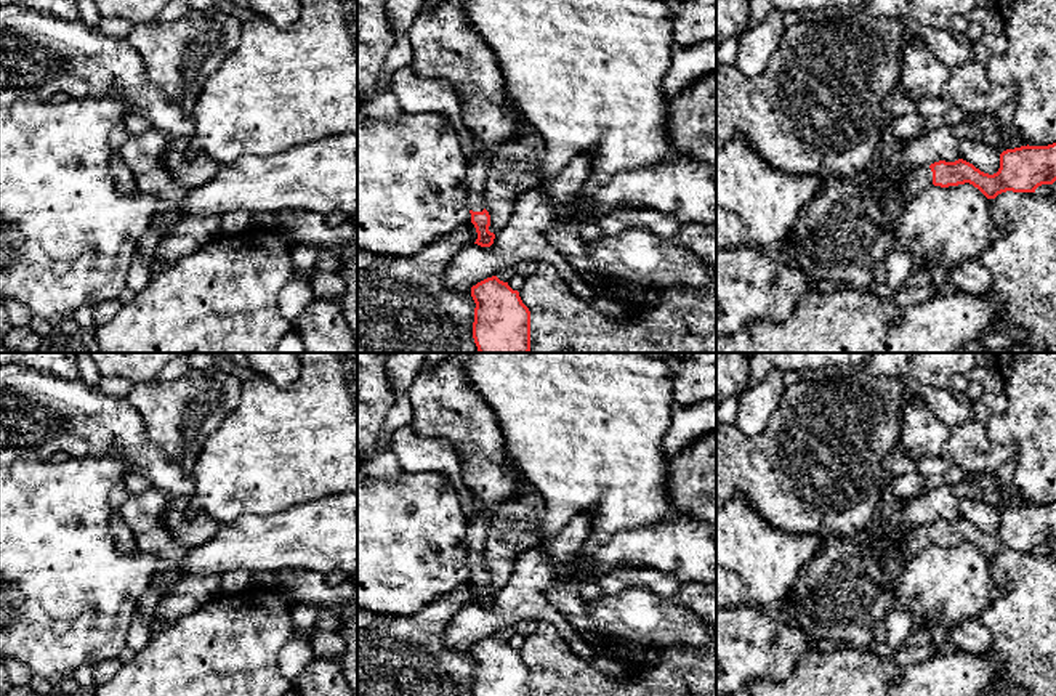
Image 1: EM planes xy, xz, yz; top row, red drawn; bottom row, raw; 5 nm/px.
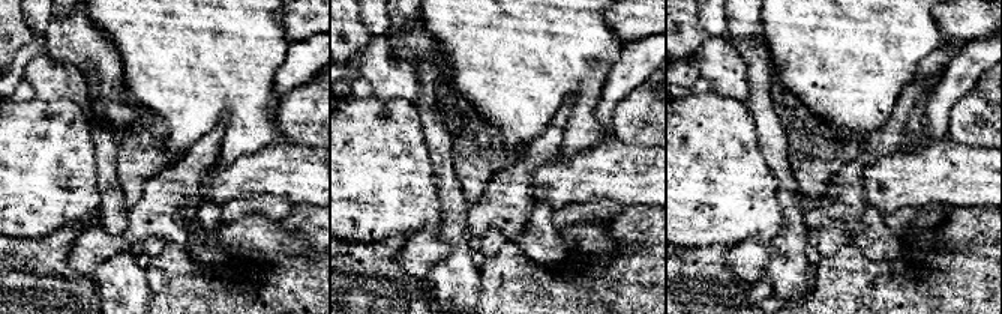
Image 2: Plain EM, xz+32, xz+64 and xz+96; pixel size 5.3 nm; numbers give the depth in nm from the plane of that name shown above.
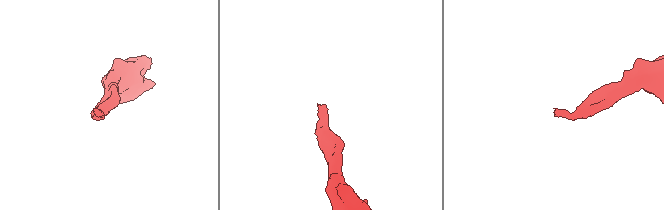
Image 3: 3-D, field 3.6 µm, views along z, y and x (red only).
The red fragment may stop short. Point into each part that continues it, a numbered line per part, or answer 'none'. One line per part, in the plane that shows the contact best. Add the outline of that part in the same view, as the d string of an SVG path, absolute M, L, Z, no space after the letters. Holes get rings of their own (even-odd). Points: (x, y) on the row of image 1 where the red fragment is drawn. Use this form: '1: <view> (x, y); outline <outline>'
1: yz (912, 182); outline M929 167L904 170L899 178L904 197L915 197L923 188L933 184L933 172Z

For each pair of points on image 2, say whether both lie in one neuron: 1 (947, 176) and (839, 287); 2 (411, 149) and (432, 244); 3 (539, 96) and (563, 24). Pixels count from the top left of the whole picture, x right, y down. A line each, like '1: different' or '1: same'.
1: different
2: different
3: same

